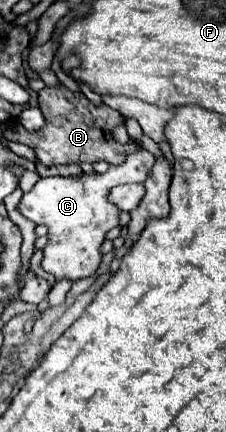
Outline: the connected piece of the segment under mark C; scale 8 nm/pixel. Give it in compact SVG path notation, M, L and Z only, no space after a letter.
M139 147L129 153L123 165L109 167L105 173L81 173L79 177L45 177L35 183L35 187L25 193L19 201L19 211L33 223L43 223L49 229L49 243L43 249L41 267L57 281L61 279L83 279L91 277L99 263L99 247L105 239L105 233L117 227L119 209L107 201L107 193L113 185L121 183L139 183L147 177L155 157Z

